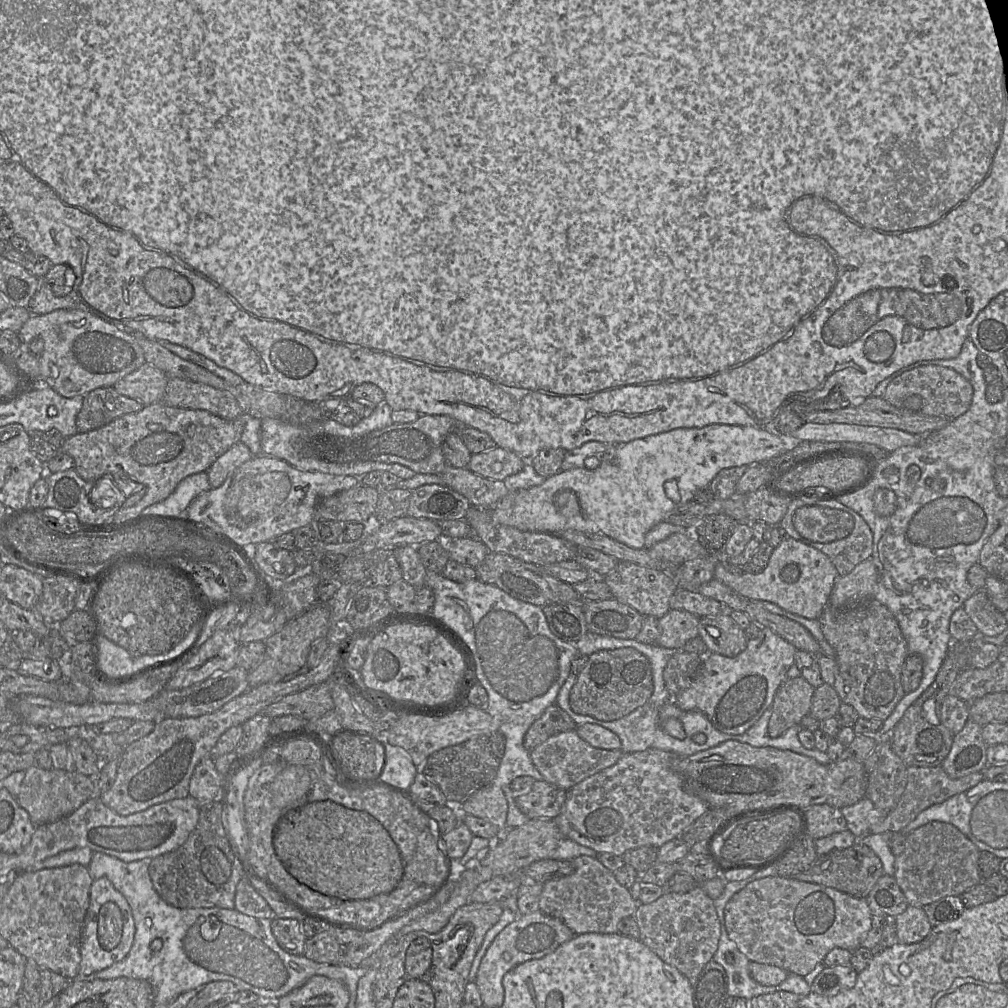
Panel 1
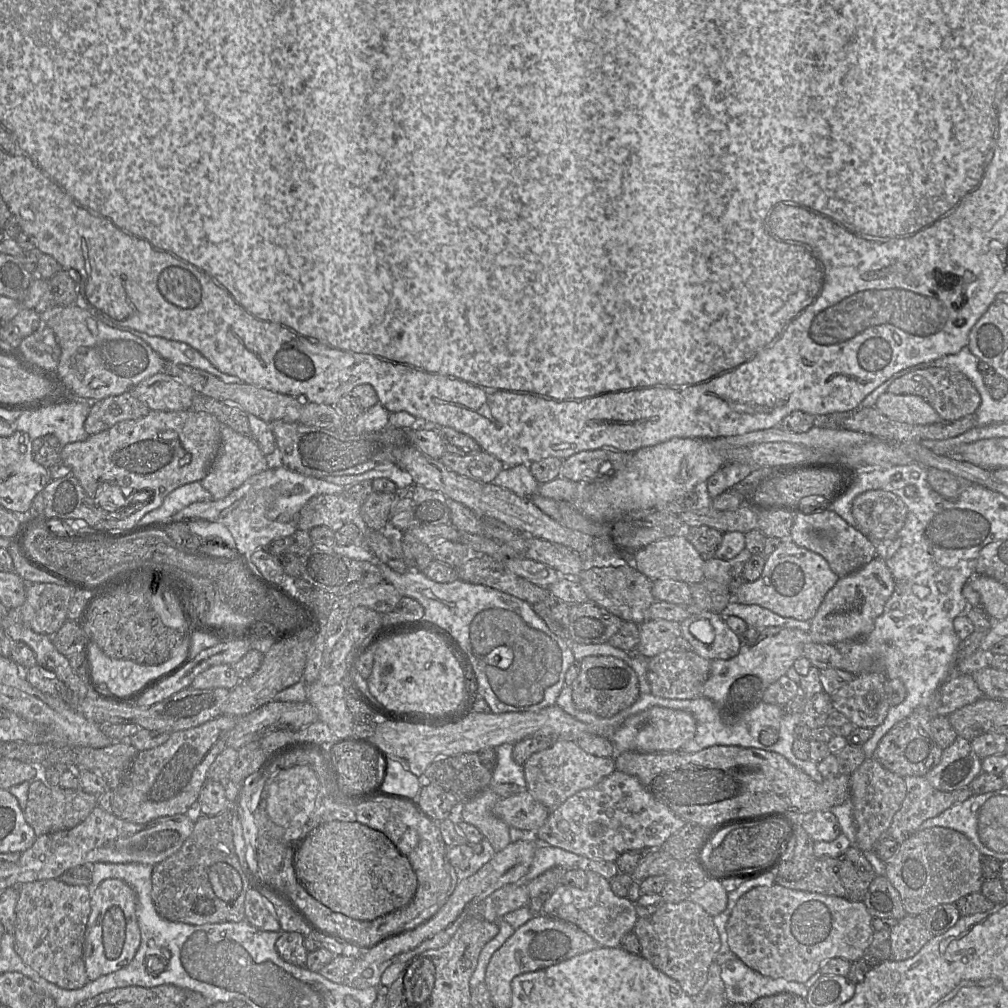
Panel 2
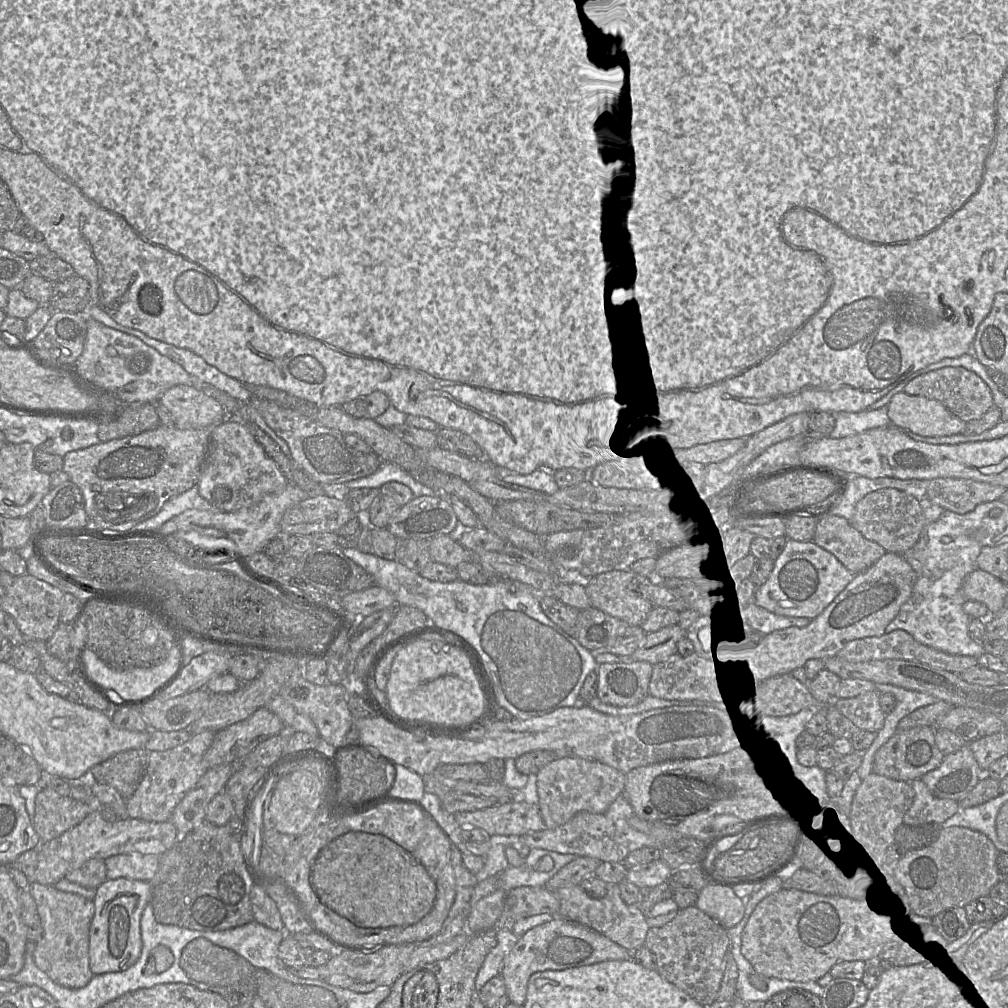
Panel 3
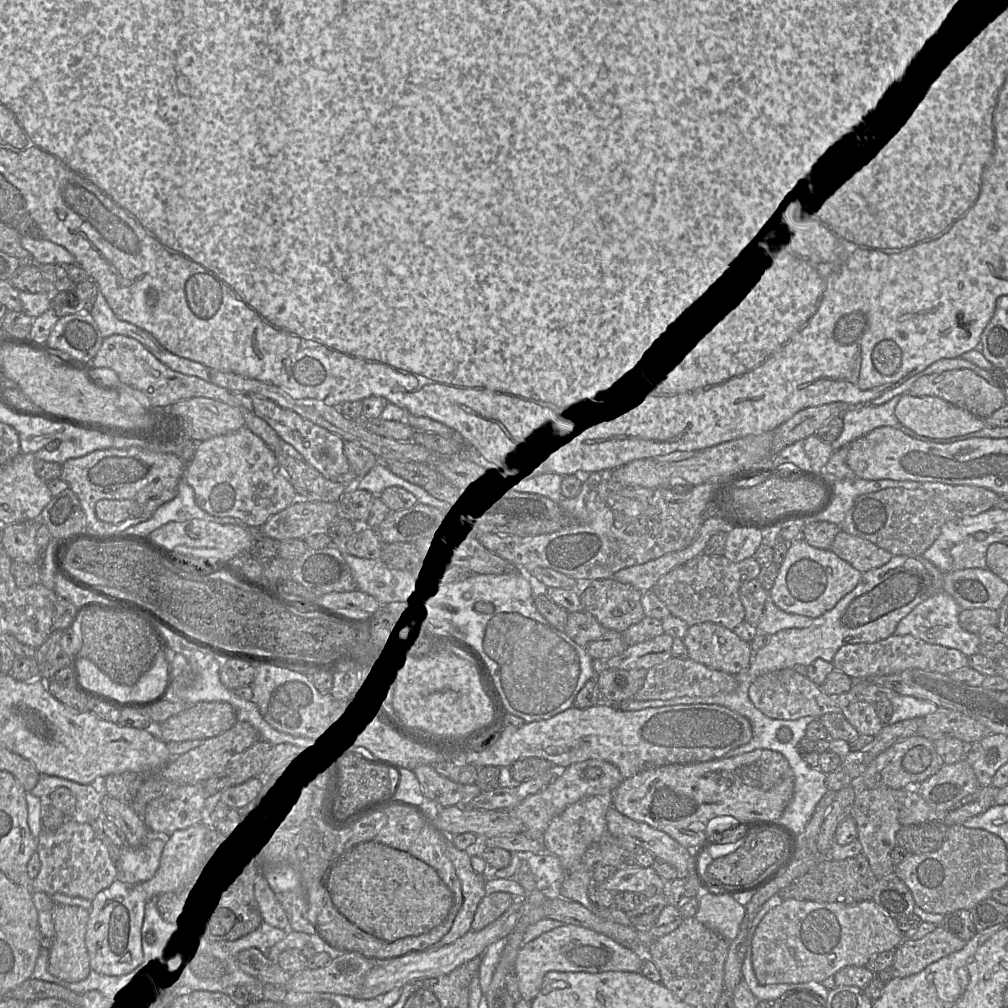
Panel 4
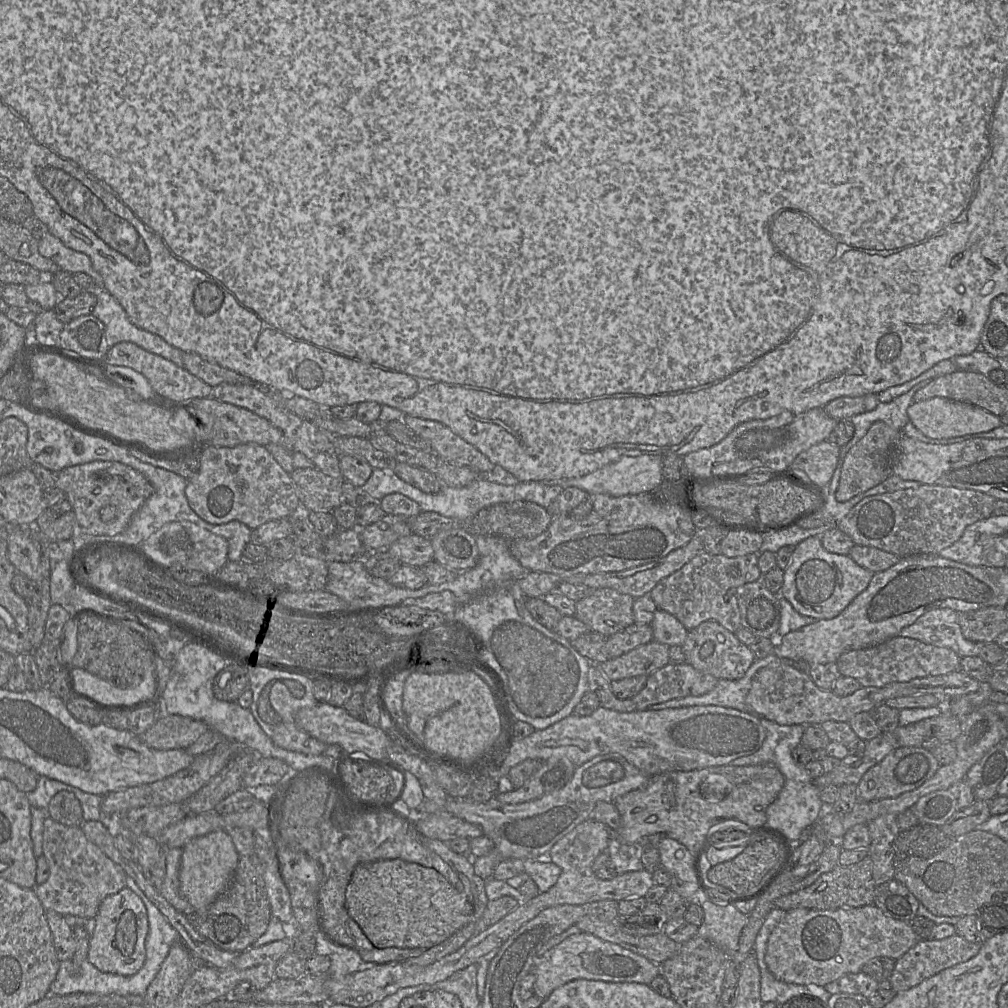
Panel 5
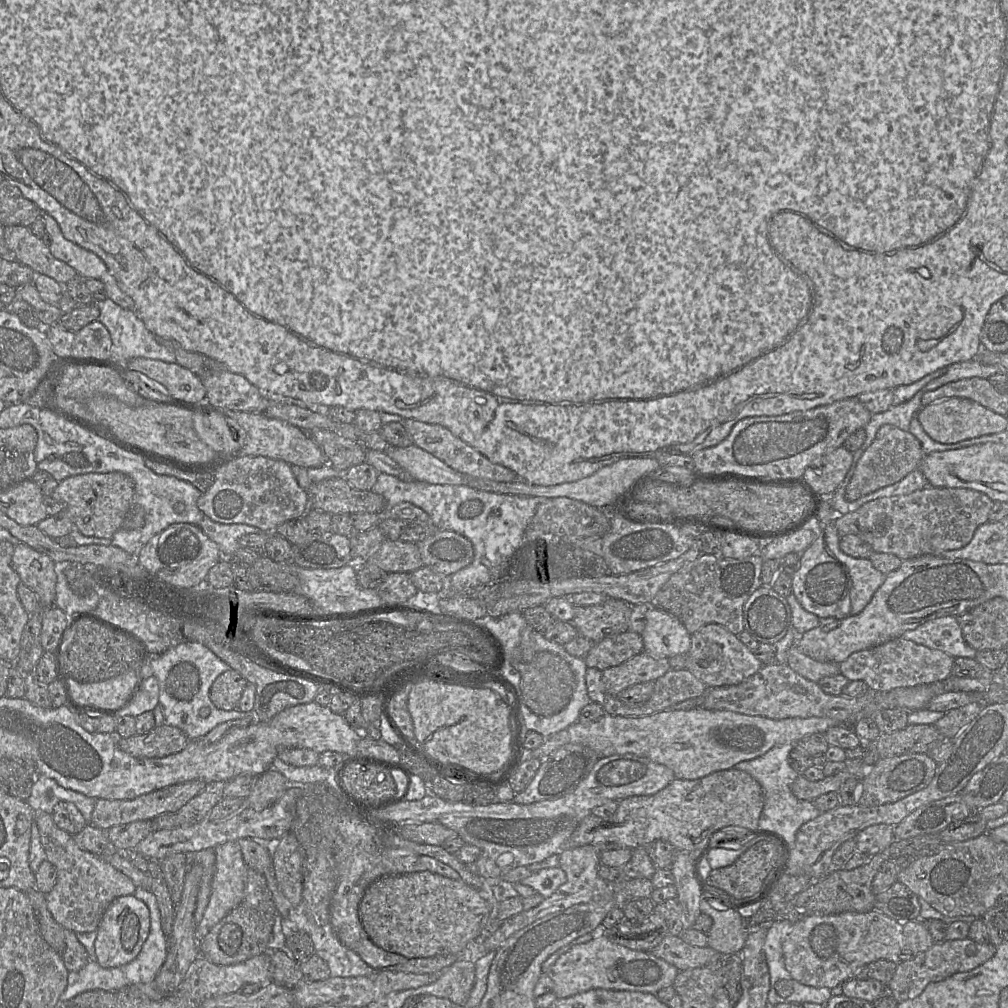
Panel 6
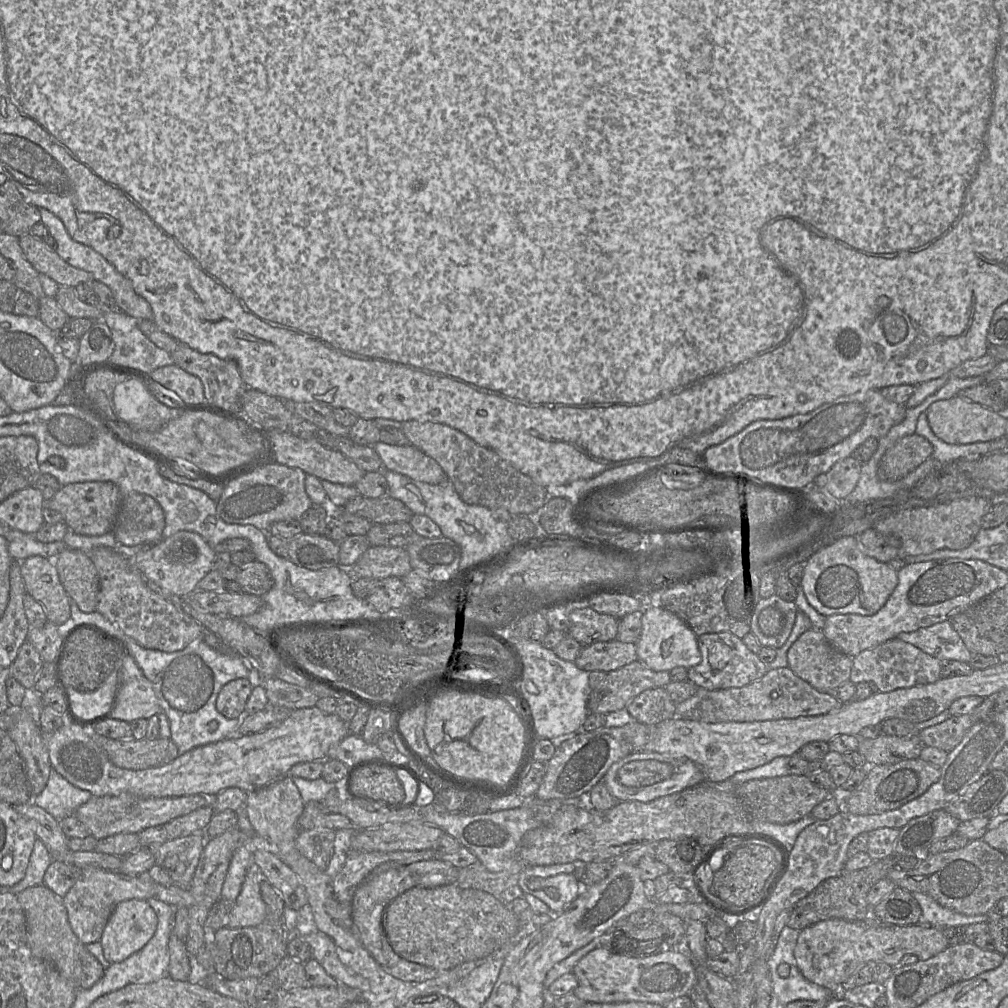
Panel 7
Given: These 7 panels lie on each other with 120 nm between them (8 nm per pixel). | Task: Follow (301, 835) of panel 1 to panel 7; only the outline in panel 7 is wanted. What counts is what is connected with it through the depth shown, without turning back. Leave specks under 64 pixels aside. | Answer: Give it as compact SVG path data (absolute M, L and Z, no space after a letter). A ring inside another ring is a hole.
M457 884L407 890L388 904L382 924L396 954L439 971L480 959L505 958L513 947L509 941L521 927L519 916L501 899Z

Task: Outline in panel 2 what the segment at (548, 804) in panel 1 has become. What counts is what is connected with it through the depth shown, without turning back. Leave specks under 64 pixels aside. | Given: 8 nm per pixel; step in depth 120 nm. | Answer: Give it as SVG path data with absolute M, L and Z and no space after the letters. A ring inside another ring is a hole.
M525 791L509 798L500 798L494 804L492 813L511 828L536 832L547 823L552 811Z

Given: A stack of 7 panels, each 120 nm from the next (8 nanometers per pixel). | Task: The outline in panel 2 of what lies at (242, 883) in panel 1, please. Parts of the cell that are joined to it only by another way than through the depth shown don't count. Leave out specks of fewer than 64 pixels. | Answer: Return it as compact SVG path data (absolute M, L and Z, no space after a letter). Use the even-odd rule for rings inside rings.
M253 886L246 892L244 911L245 919L257 929L280 933L280 924L271 909L271 903Z

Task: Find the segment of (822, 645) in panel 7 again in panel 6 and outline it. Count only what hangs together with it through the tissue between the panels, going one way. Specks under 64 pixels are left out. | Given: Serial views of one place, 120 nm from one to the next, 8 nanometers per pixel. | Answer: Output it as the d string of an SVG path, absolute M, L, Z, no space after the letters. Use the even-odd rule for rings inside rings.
M795 645L789 650L787 664L799 675L817 683L824 677L840 673L840 663L815 660L802 653Z

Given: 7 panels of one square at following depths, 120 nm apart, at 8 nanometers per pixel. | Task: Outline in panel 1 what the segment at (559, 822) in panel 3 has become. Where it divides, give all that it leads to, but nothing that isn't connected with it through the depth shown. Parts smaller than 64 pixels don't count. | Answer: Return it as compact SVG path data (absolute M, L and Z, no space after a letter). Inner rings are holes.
M575 730L551 736L530 751L530 757L543 780L563 790L569 791L586 778L613 766L623 755L620 750L605 750L591 746Z

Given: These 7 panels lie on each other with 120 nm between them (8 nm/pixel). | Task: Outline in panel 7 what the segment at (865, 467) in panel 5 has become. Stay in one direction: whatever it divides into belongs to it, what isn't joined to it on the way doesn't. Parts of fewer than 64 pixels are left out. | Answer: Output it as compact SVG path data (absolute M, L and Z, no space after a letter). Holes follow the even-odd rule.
M917 433L906 435L885 451L878 464L877 477L881 481L903 478L932 454L933 446L925 437Z

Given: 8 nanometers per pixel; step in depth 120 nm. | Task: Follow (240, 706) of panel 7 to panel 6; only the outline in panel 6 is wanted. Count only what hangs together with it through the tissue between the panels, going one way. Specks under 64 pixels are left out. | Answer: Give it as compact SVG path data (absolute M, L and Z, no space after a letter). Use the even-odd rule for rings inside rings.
M231 668L216 678L210 689L210 699L218 709L237 709L248 683L239 672Z

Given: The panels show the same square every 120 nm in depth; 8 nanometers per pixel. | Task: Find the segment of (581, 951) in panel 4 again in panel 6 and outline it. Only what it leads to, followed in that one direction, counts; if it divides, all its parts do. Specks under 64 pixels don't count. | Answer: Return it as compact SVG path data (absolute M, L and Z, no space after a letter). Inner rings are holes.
M598 932L591 941L573 946L561 955L549 970L548 975L553 980L552 993L558 999L569 998L592 989L616 991L633 991L656 994L660 989L672 986L679 970L650 953L635 951L616 944L609 933Z

